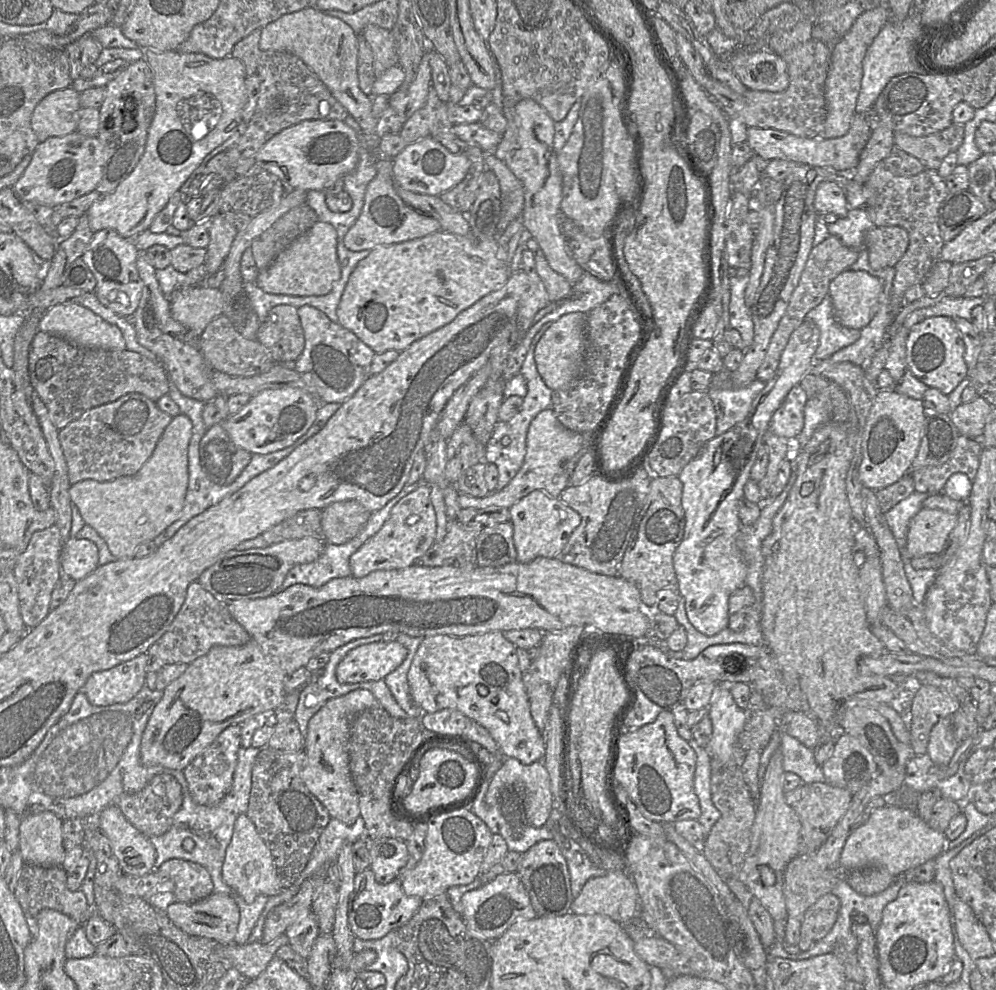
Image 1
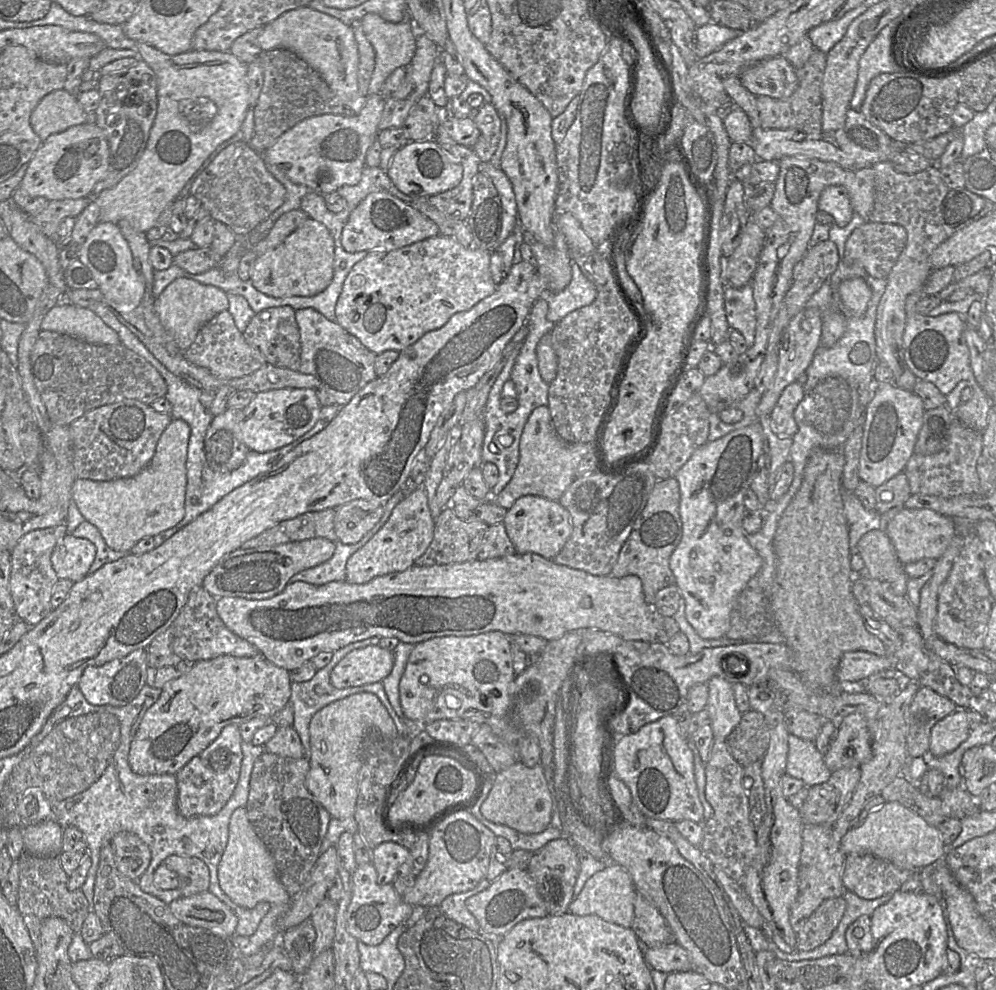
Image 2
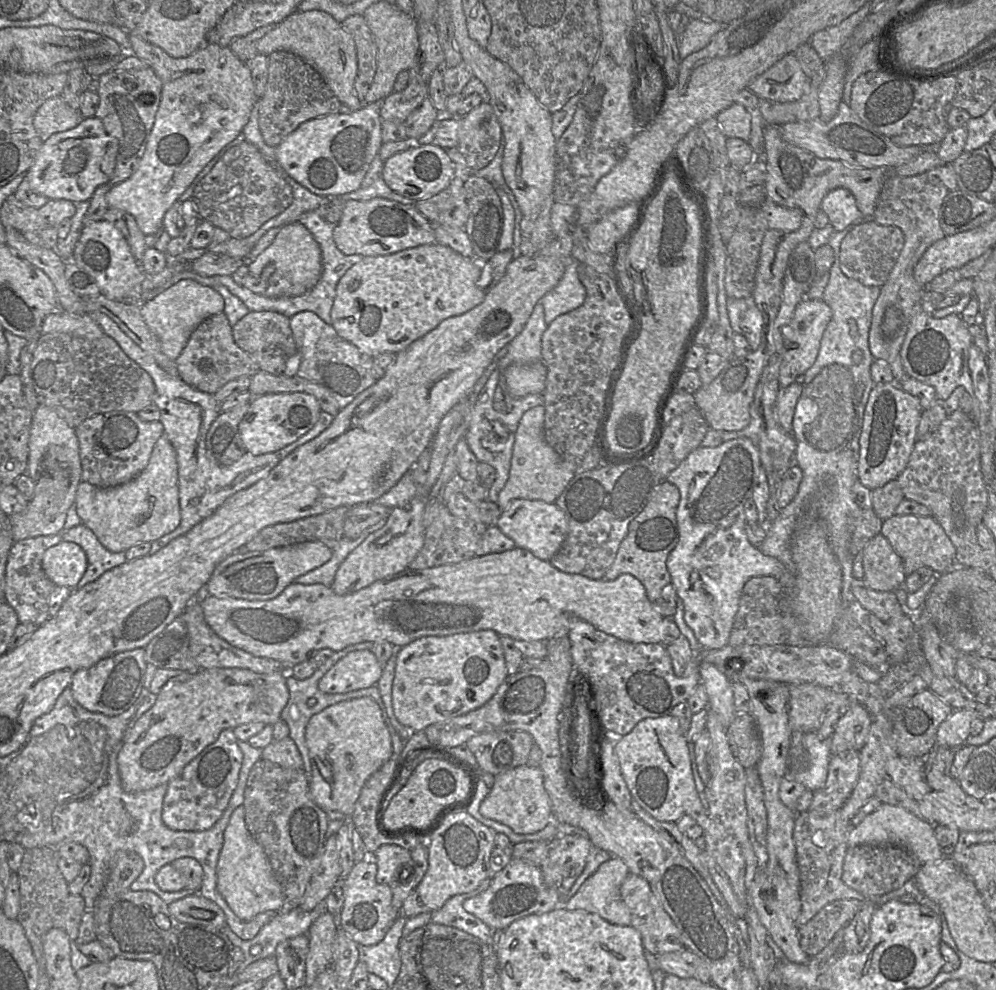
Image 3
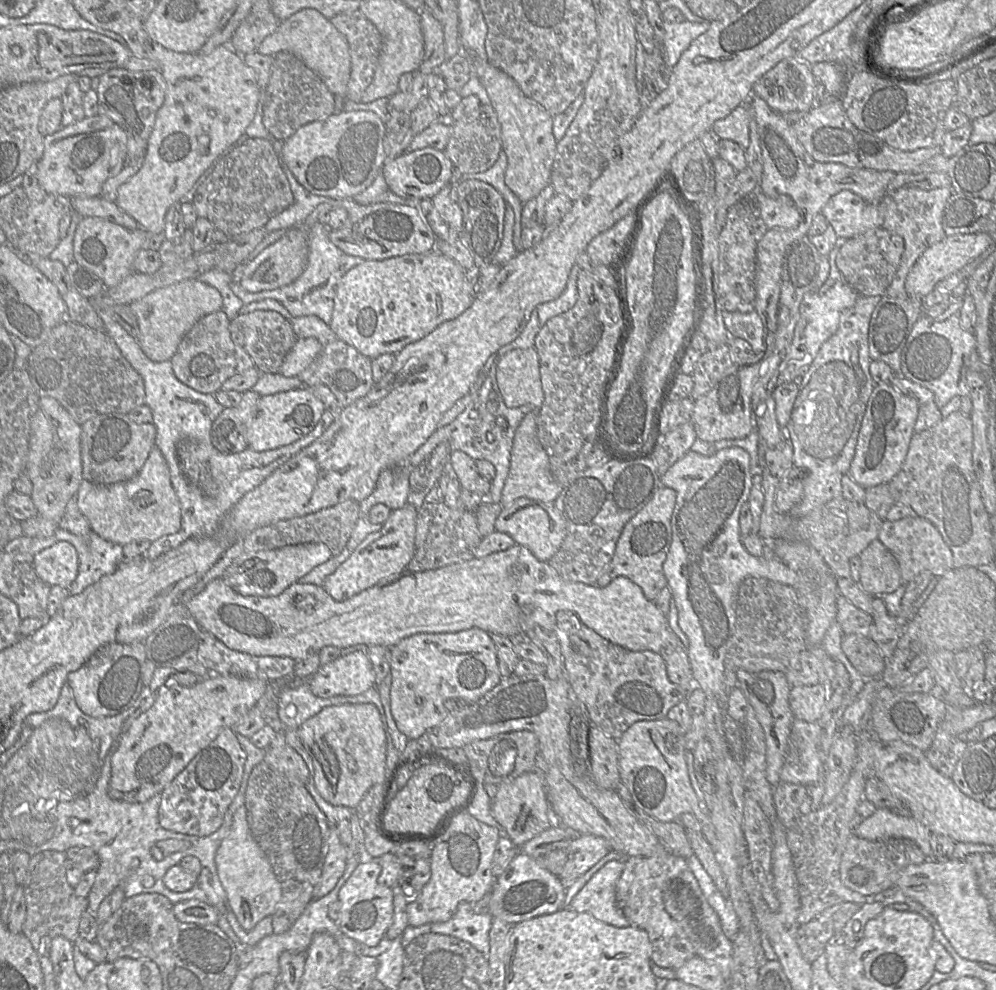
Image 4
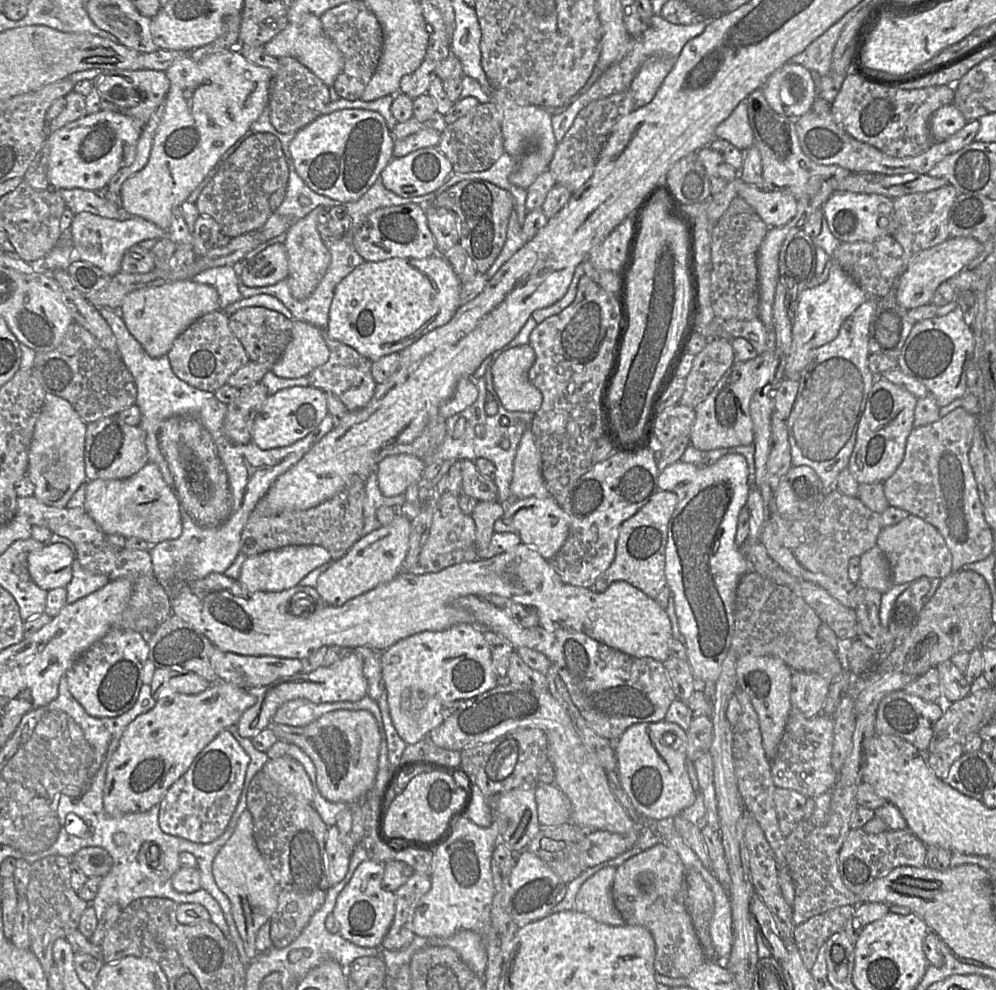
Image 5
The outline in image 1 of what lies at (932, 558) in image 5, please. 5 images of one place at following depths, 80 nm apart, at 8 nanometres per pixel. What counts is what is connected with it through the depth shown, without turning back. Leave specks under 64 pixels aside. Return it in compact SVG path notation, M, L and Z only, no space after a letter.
M922 508L910 521L905 546L906 557L941 554L957 524L958 514Z

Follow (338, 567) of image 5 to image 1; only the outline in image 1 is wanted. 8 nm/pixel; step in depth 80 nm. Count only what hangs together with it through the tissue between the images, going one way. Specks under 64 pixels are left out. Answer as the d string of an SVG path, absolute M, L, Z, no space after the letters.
M425 483L398 501L379 531L350 556L351 575L362 578L376 570L411 566L435 543L435 535L436 515L430 500L430 486Z

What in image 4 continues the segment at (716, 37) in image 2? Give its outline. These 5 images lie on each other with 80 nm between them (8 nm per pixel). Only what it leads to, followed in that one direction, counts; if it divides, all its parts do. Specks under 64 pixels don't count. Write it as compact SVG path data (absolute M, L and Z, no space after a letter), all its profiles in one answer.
M684 20L683 22L668 22L663 21L665 30L664 40L662 45L657 45L655 40L655 49L652 52L644 52L637 40L637 53L636 53L636 76L640 84L640 79L644 82L654 80L660 77L660 70L663 68L671 69L679 60L683 51L690 45L690 43L703 34L710 27L710 21L704 22L691 22Z

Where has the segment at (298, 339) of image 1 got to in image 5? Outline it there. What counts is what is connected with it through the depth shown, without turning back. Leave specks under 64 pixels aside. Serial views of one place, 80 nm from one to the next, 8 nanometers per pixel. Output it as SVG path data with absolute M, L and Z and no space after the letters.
M245 307L237 310L229 316L229 327L243 345L250 361L265 365L269 370L281 358L292 338L292 321L265 307Z

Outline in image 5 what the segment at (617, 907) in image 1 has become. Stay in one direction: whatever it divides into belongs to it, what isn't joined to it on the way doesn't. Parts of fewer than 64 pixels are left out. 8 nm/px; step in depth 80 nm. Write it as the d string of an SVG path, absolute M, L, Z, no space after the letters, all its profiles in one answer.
M611 866L606 867L586 880L578 890L573 910L606 925L626 925L613 901L612 885L616 870Z

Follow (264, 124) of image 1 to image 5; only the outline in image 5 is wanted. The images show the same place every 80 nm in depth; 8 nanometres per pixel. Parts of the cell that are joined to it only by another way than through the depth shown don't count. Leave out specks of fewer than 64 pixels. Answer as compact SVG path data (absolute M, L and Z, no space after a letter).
M293 57L278 58L278 63L278 71L271 79L270 85L270 121L272 126L280 133L296 133L324 114L325 107L331 102L329 87Z

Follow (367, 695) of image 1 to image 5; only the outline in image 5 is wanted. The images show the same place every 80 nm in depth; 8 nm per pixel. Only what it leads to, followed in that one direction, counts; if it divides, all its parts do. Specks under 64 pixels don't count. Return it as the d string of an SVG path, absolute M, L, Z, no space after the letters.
M334 710L302 727L277 724L268 726L278 740L298 746L313 761L321 795L330 802L359 803L373 787L381 736L377 721L367 710Z

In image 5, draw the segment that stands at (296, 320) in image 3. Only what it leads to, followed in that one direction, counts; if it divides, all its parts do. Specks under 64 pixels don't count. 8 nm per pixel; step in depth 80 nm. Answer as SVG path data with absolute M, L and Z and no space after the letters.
M325 330L323 335L330 351L330 356L325 364L315 368L306 376L309 380L309 385L319 388L325 393L335 395L349 411L365 407L373 397L376 387L376 382L371 372L372 361L361 355L351 346L330 338Z

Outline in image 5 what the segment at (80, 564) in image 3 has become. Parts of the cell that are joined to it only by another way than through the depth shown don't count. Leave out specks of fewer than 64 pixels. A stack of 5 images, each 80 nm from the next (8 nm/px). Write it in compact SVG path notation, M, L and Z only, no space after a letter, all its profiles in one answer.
M47 543L29 553L28 571L35 584L47 592L65 588L72 579L73 560L73 553L67 545Z

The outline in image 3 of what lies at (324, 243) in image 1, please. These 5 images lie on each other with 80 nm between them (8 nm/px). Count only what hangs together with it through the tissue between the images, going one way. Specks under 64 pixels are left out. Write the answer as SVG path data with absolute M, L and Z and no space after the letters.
M298 221L280 229L273 242L249 264L243 286L271 298L299 296L314 287L321 277L321 249L309 230Z

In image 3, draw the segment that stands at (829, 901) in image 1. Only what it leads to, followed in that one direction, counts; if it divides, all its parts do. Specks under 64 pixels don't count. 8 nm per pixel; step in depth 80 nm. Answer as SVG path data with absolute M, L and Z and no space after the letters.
M837 900L824 906L805 925L799 927L802 950L809 956L821 952L834 938L837 931L845 928L861 909L859 900Z

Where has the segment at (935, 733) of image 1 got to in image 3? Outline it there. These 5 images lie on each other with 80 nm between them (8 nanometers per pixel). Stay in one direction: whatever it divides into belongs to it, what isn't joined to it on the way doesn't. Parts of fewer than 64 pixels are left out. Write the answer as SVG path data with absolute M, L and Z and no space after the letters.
M973 709L954 710L938 727L936 746L959 747L970 736L971 723L980 718L980 714Z

